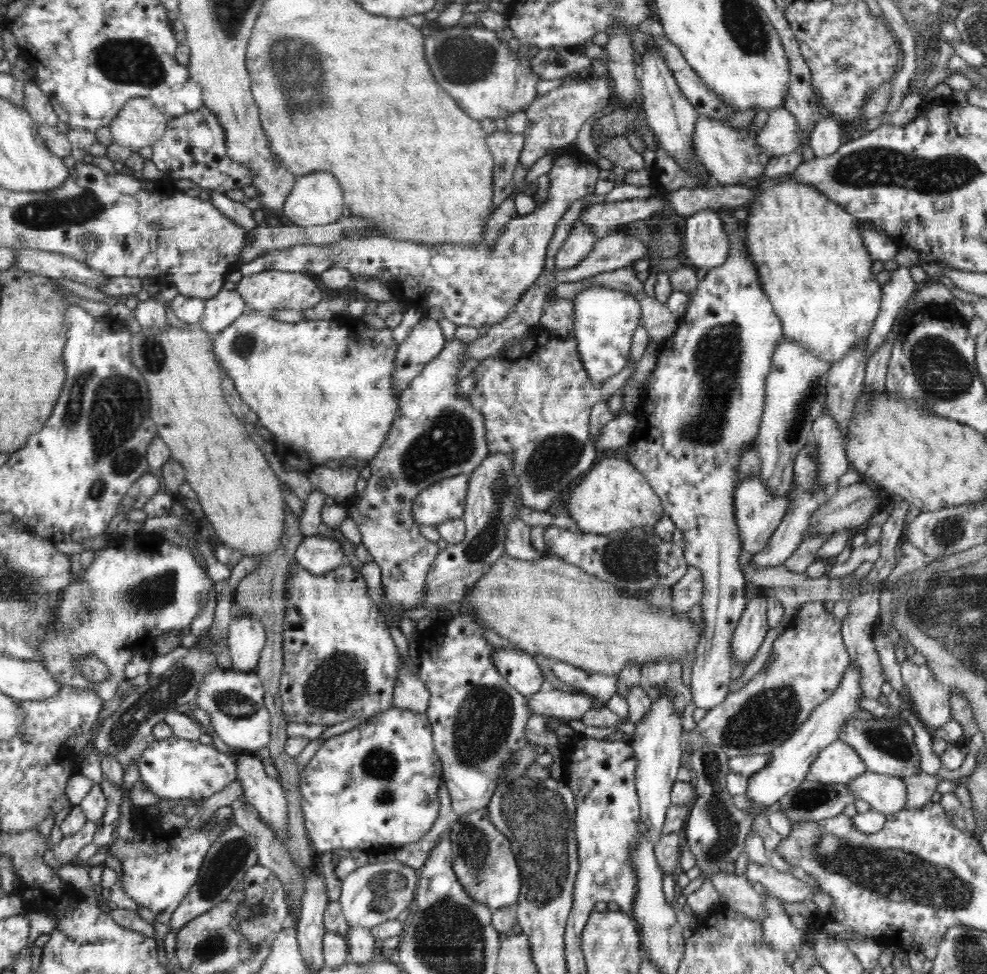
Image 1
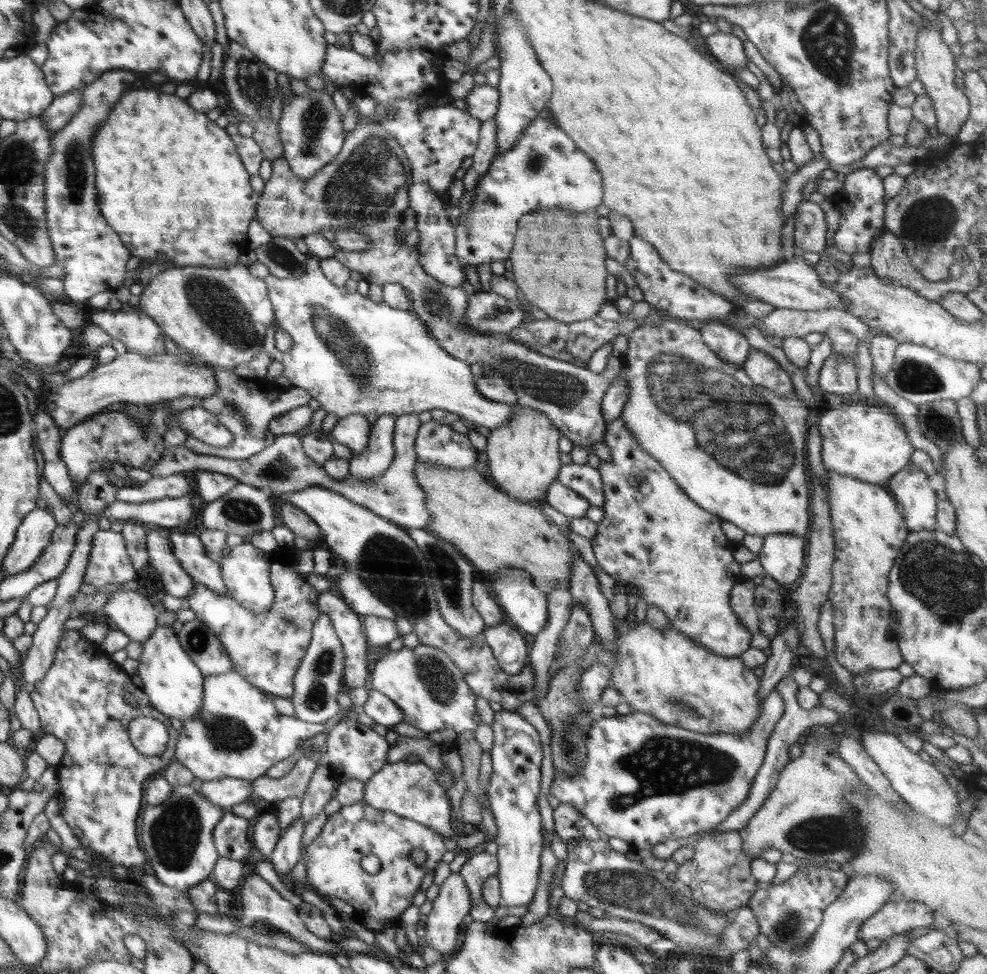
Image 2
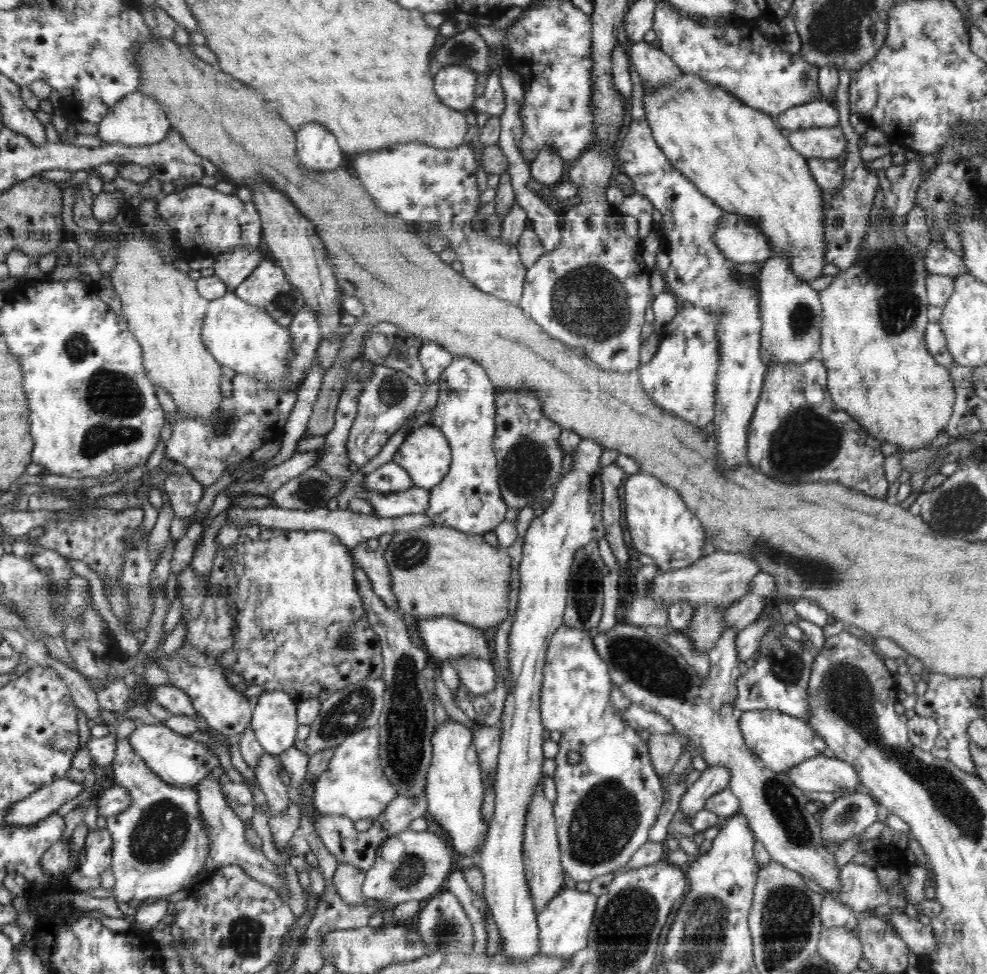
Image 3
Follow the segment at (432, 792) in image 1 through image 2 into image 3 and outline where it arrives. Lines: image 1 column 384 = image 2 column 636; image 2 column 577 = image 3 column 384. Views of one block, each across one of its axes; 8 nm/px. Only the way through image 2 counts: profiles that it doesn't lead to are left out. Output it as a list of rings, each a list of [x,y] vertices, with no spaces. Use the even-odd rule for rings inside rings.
[[[378,726],[360,730],[346,739],[341,749],[334,753],[327,770],[313,784],[311,809],[320,815],[348,816],[353,822],[368,818],[376,820],[389,802],[400,795],[383,773],[379,744]]]

